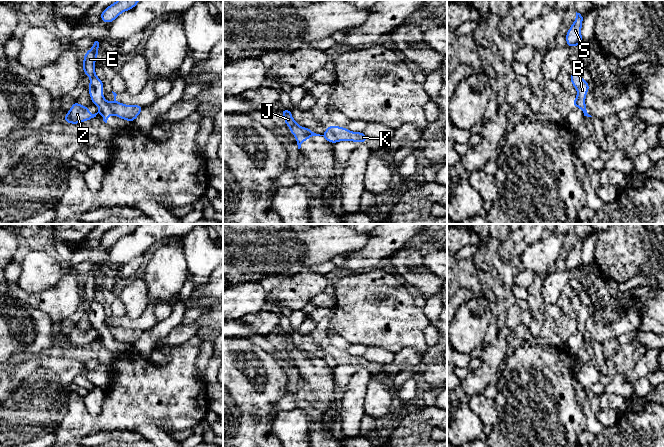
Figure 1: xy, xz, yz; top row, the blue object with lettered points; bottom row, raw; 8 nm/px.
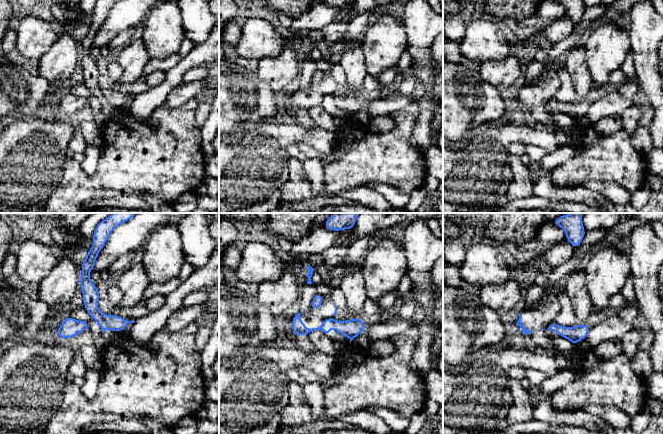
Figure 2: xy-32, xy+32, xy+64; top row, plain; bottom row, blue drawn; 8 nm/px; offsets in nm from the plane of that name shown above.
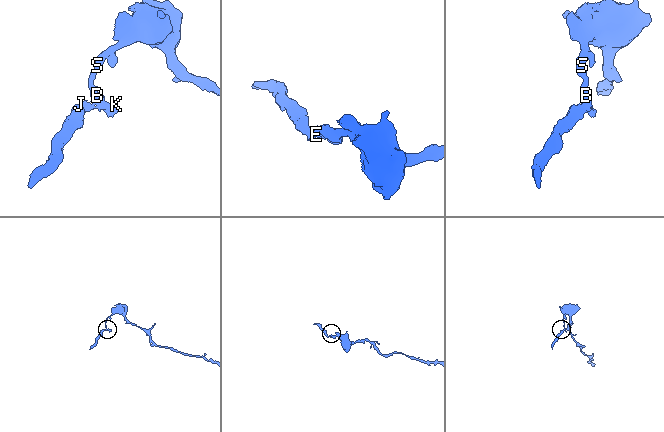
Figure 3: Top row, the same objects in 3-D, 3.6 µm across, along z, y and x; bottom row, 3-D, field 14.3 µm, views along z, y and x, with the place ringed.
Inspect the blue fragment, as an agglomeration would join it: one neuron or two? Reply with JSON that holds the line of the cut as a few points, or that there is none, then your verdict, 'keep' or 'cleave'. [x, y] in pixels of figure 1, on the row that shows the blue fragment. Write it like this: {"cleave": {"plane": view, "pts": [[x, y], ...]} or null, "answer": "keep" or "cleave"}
{"cleave": {"plane": "xy", "pts": [[98, 106], [100, 112]]}, "answer": "cleave"}

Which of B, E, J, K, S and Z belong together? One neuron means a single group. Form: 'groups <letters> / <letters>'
groups B E K S / J Z

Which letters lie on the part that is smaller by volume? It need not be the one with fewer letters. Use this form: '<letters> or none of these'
J, Z

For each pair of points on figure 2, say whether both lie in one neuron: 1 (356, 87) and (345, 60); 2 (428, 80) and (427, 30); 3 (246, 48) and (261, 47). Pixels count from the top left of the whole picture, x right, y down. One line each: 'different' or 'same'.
1: same
2: same
3: same

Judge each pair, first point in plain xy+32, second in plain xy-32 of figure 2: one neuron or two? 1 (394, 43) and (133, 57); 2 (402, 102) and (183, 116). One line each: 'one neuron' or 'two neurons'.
1: two neurons
2: two neurons

